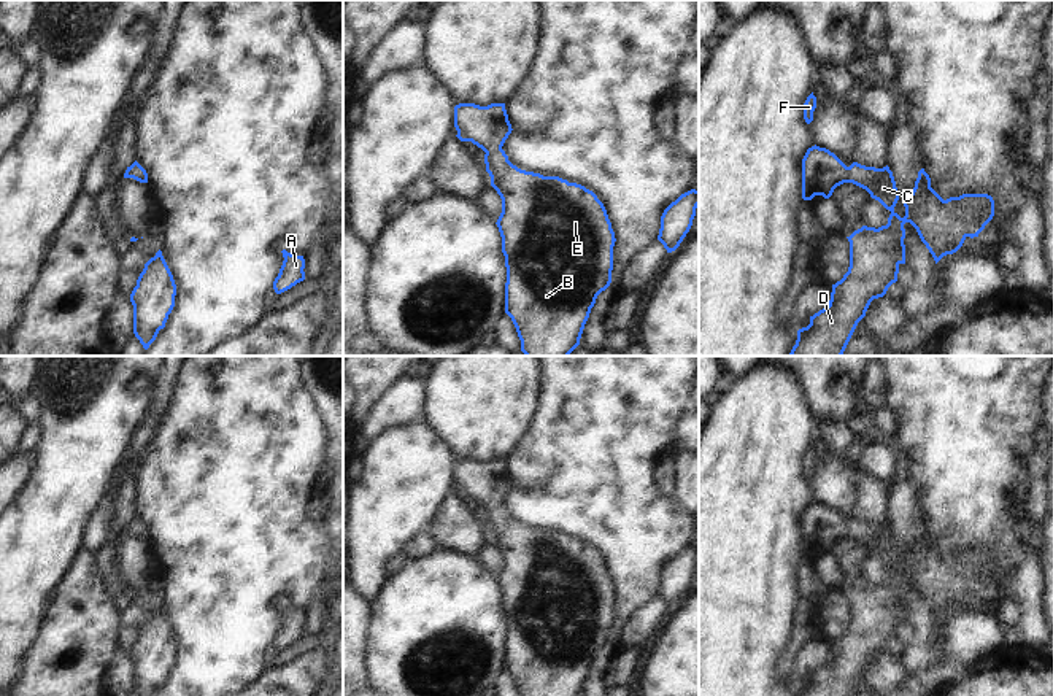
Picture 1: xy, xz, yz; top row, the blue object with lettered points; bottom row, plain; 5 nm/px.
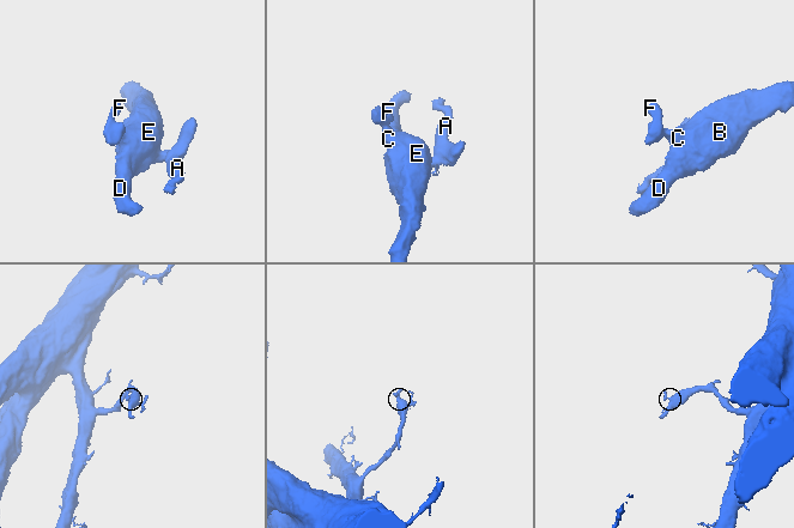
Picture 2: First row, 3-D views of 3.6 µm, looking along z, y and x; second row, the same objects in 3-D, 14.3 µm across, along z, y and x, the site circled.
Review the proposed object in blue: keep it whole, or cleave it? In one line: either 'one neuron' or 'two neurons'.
one neuron

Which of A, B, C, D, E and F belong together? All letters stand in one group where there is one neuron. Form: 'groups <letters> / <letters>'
groups A B C D E F

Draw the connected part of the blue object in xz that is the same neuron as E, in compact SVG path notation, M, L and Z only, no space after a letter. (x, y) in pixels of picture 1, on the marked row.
M459 103L454 106L454 127L461 141L472 141L486 153L484 164L491 176L491 186L502 199L502 213L496 224L502 237L507 267L505 313L516 327L521 351L526 356L569 356L580 345L597 296L611 283L616 238L607 210L597 195L584 186L569 183L559 176L526 172L508 160L502 146L513 129L505 103L491 103L488 106Z

